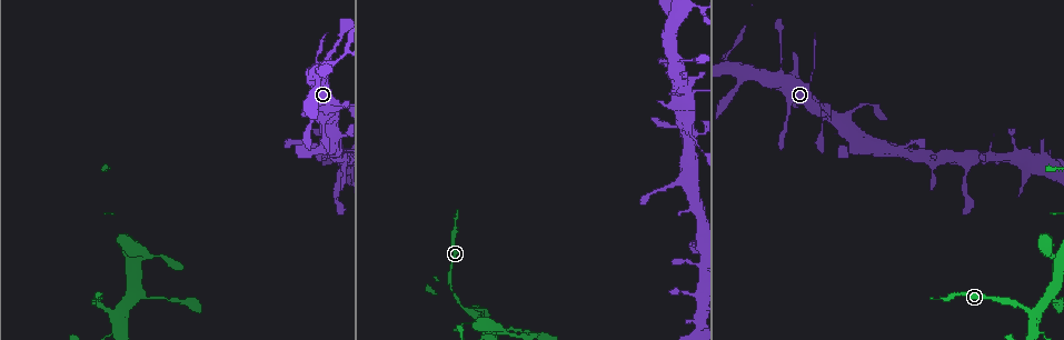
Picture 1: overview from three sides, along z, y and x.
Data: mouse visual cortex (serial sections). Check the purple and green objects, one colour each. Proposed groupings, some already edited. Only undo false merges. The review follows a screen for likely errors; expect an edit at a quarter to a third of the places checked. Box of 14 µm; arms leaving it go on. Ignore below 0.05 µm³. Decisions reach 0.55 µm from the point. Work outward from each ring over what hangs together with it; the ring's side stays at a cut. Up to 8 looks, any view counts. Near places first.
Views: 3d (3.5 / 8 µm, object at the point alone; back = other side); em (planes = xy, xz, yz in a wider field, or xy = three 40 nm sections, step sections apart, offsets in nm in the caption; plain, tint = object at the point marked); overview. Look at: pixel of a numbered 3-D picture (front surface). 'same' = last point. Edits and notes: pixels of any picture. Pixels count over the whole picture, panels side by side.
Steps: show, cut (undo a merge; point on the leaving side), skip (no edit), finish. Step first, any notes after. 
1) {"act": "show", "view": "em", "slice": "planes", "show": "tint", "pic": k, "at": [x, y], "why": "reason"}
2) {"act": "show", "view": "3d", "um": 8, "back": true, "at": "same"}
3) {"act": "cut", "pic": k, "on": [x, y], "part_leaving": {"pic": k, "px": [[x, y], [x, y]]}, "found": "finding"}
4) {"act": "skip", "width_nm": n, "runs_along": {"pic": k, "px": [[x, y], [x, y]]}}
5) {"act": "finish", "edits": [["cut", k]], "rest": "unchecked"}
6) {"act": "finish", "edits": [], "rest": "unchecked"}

{"act": "show", "view": "3d", "um": 3.5, "pic": 1, "at": [476, 309], "why": "sharp bend"}

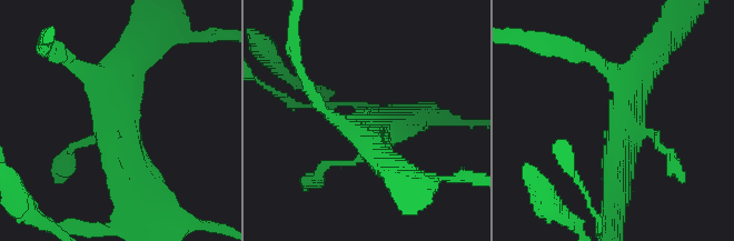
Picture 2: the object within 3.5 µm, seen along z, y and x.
{"act": "show", "view": "em", "slice": "xy", "step": 1, "show": "tint", "pic": 2, "at": [627, 118]}

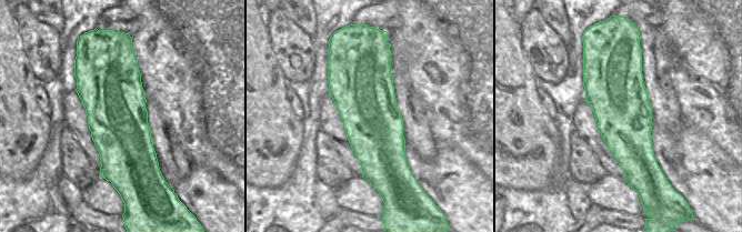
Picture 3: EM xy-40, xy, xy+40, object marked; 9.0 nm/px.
{"act": "skip", "runs_along": {"pic": 2, "px": [[75, 64], [154, 167]]}, "found": "continuous, no second cell"}

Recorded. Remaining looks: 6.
{"act": "show", "view": "3d", "um": 3.5, "pic": 1, "at": [493, 327], "why": "sharp bend"}

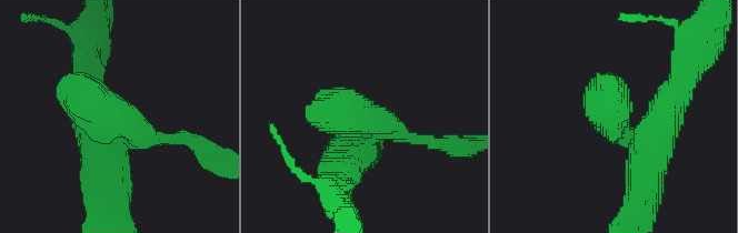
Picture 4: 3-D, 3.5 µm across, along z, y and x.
{"act": "show", "view": "em", "slice": "xy", "step": 3, "show": "tint", "pic": 4, "at": [120, 119], "arms": 3, "arm_widths_nm": [200, 500, 500]}

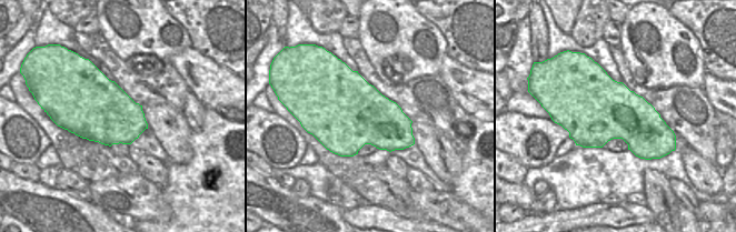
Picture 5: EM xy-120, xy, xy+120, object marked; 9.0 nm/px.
{"act": "skip", "runs_along": {"pic": 4, "px": [[649, 164], [612, 120], [600, 76]]}, "found": "all the same cell"}

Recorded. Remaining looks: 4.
{"act": "show", "view": "3d", "um": 3.5, "pic": 1, "at": [332, 115], "why": "four-way junction"}

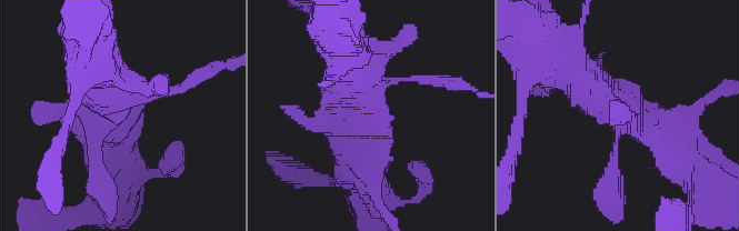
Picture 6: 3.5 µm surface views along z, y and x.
{"act": "show", "view": "em", "slice": "xy", "step": 3, "show": "tint", "pic": 6, "at": [357, 118]}

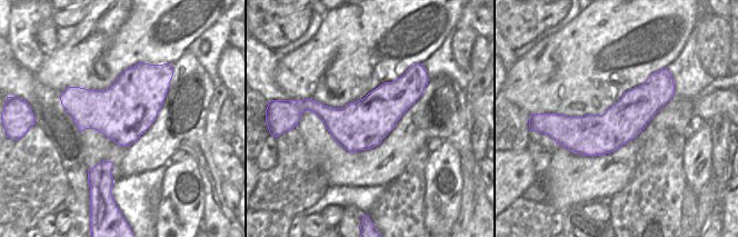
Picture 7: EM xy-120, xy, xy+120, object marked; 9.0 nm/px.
{"act": "skip", "runs_along": {"pic": 6, "px": [[571, 70], [685, 149]]}, "found": "one cell here"}

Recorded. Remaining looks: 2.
{"act": "finish", "edits": [], "rest": "unchecked"}

